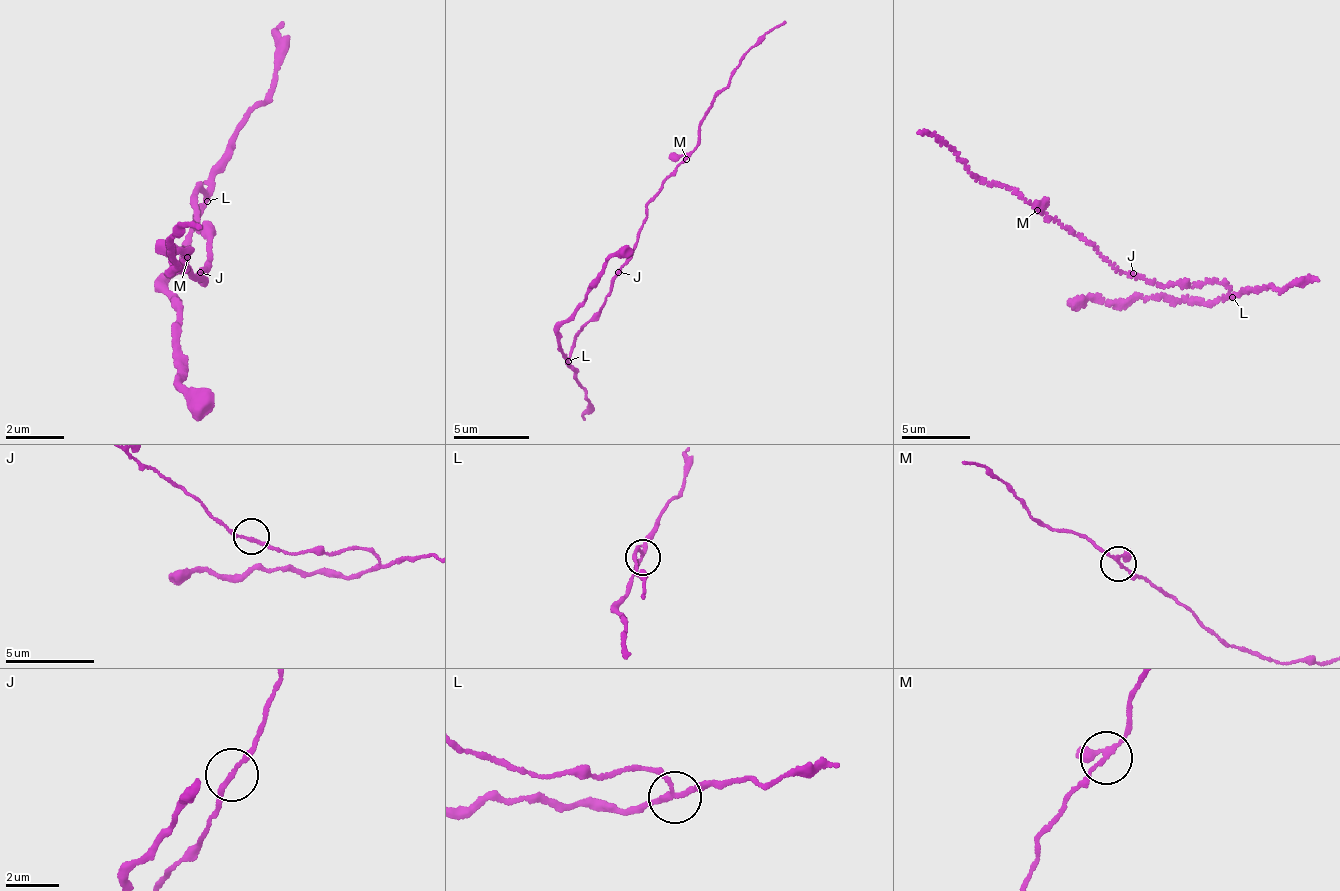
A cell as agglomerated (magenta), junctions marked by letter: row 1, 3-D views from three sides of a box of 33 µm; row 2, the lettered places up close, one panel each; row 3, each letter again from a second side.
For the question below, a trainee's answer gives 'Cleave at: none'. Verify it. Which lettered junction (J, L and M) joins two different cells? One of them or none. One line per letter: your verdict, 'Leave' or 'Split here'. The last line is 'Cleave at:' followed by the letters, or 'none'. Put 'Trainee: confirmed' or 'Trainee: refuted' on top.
Trainee: refuted
J: Leave
L: Split here
M: Leave
Cleave at: L

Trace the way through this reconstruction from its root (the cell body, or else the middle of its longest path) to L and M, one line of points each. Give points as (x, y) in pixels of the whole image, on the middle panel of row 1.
L: (617, 274), (612, 281), (612, 293), (574, 339), (568, 362)
M: (617, 274), (622, 263), (632, 255), (641, 224), (646, 220), (653, 194), (686, 159)

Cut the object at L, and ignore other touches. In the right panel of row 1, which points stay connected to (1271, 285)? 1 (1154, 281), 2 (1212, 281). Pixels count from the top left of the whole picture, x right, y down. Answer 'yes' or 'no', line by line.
1: no
2: no

